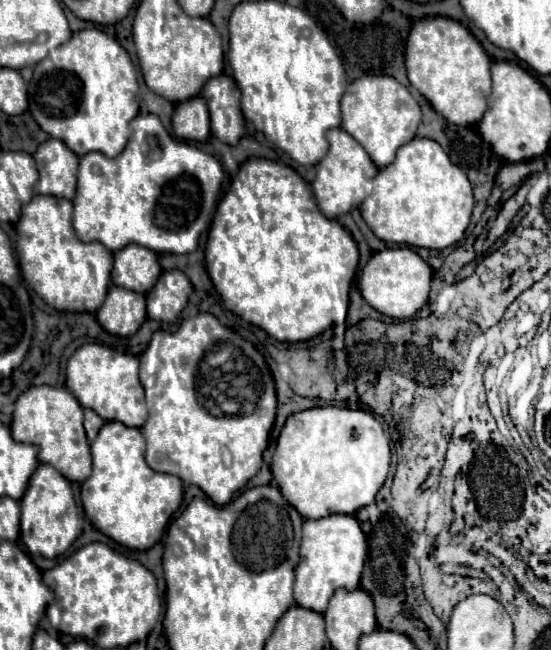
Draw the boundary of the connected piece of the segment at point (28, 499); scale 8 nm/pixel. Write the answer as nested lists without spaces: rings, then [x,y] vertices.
[[[40,464],[36,468],[20,500],[20,506],[22,506],[20,538],[32,556],[56,558],[64,554],[82,532],[81,510],[74,500],[72,486],[54,466]]]

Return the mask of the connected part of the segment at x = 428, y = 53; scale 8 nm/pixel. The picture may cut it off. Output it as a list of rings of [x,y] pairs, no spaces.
[[[446,16],[416,20],[406,42],[406,70],[410,84],[450,124],[478,124],[490,94],[490,56],[466,26]]]

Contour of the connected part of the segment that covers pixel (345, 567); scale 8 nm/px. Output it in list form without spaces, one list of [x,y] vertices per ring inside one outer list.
[[[330,514],[318,520],[304,520],[300,562],[296,566],[294,600],[298,606],[324,612],[330,596],[338,588],[354,590],[360,586],[360,574],[366,560],[366,538],[352,514]]]

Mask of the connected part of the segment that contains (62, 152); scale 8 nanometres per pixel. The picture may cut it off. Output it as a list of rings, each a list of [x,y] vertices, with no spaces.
[[[48,138],[38,146],[34,160],[40,172],[34,192],[72,200],[76,194],[78,156],[62,140]]]

